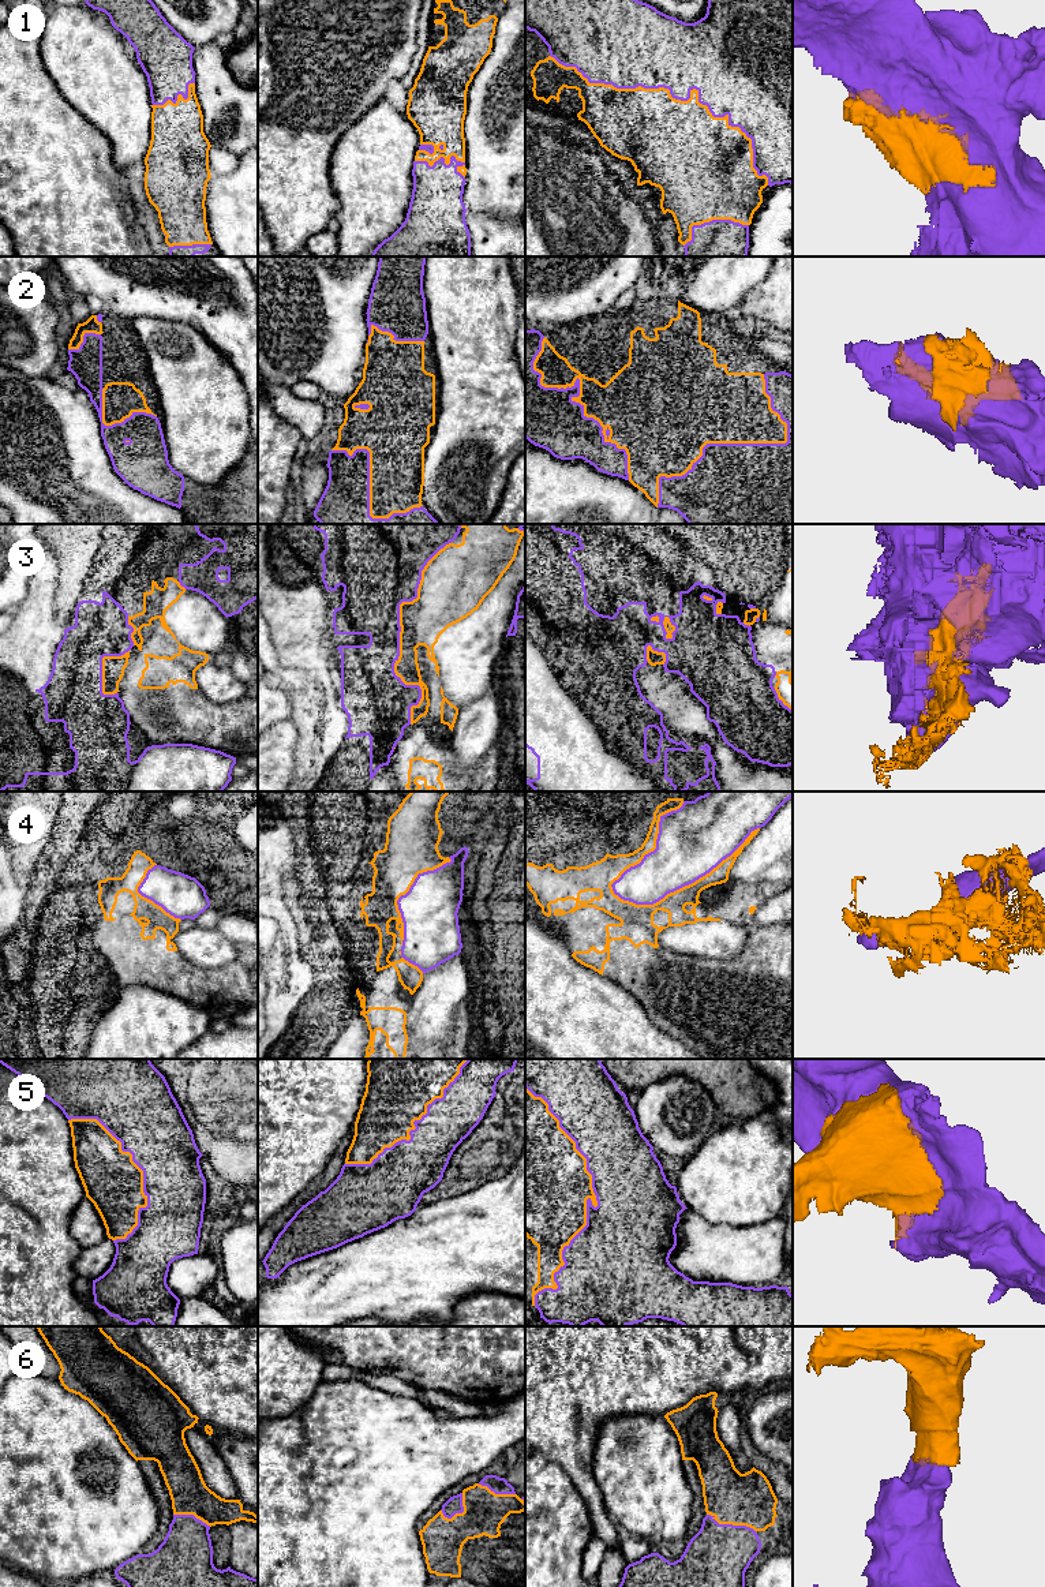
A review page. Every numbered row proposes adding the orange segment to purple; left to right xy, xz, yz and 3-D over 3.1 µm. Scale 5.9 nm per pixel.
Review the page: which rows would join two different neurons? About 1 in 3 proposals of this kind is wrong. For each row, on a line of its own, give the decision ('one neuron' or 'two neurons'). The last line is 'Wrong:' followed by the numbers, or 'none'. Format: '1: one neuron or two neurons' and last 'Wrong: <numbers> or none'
1: one neuron
2: one neuron
3: two neurons
4: two neurons
5: one neuron
6: one neuron
Wrong: 3, 4

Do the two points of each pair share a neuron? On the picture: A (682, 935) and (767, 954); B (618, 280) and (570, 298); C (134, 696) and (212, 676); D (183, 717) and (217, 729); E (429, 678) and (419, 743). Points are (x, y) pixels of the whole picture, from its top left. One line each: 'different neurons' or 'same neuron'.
A: different neurons
B: same neuron
C: different neurons
D: same neuron
E: same neuron

